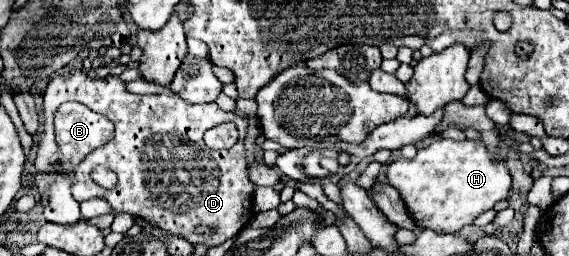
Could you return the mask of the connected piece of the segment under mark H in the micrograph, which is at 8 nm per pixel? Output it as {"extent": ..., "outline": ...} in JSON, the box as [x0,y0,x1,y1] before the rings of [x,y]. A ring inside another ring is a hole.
{"extent":[386,140,512,234],"outline":[[[434,140],[430,146],[420,148],[414,160],[398,158],[386,166],[388,184],[400,190],[408,214],[416,218],[420,228],[430,228],[436,232],[456,234],[466,224],[494,208],[498,200],[508,198],[512,178],[506,168],[506,162],[492,162],[486,146],[478,140]]]}

